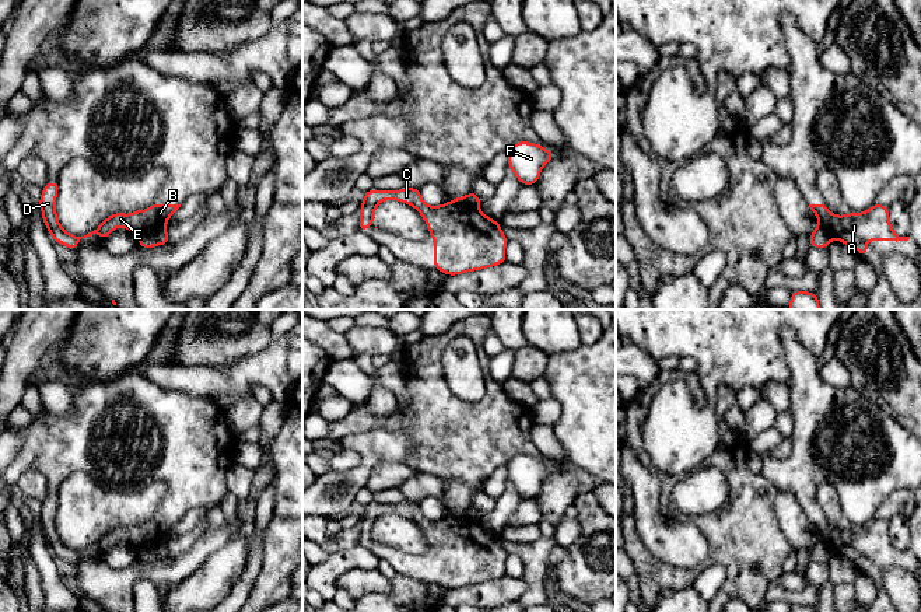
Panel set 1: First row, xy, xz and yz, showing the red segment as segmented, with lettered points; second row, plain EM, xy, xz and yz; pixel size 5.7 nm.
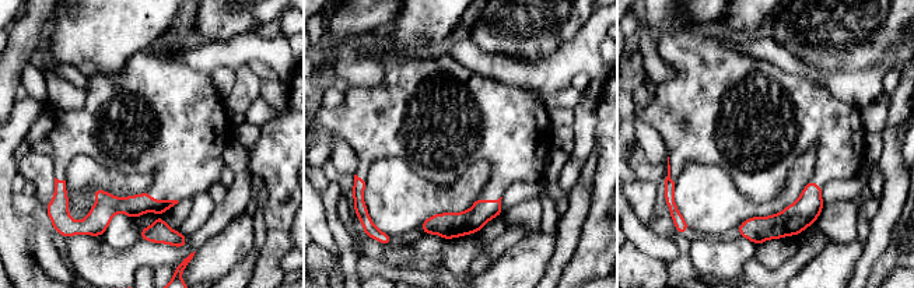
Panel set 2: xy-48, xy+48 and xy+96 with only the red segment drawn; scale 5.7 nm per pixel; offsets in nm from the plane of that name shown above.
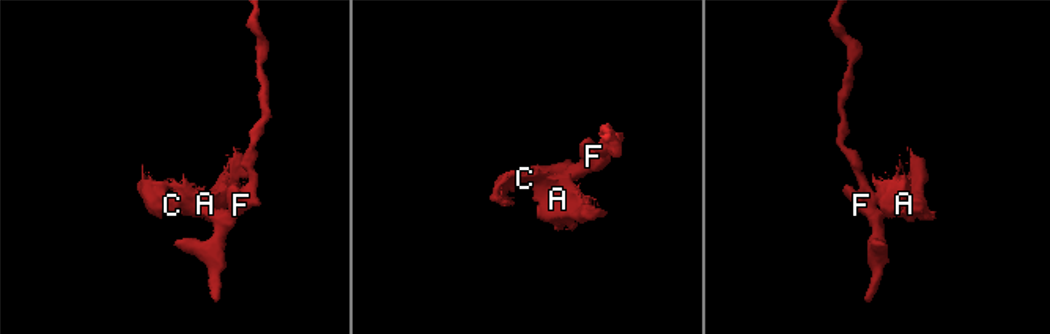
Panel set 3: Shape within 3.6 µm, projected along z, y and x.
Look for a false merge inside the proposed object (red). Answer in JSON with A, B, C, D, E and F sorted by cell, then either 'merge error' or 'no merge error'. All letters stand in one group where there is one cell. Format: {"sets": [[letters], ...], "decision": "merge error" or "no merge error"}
{"sets": [["A", "B", "C", "D", "E"], ["F"]], "decision": "merge error"}

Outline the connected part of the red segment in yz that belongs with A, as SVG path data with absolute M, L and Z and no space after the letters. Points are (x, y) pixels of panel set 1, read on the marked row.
M826 203L809 204L817 221L824 224L833 239L838 239L858 255L869 252L866 241L908 241L910 237L899 237L890 224L889 207L875 203L862 213L848 213L844 216L831 214Z

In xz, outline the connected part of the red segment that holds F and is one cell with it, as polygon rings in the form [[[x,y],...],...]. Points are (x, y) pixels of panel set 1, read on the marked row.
[[[519,141],[507,151],[508,167],[522,185],[535,185],[539,181],[542,168],[554,160],[554,154],[543,146]]]

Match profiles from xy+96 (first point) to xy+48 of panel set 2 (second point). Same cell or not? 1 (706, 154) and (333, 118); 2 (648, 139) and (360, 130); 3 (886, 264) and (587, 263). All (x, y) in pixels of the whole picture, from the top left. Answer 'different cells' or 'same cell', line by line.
1: same cell
2: different cells
3: same cell

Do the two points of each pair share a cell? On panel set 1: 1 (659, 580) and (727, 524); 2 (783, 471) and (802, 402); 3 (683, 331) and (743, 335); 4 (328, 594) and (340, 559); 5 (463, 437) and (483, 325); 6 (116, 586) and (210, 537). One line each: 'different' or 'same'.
1: same
2: same
3: same
4: same
5: same
6: same

